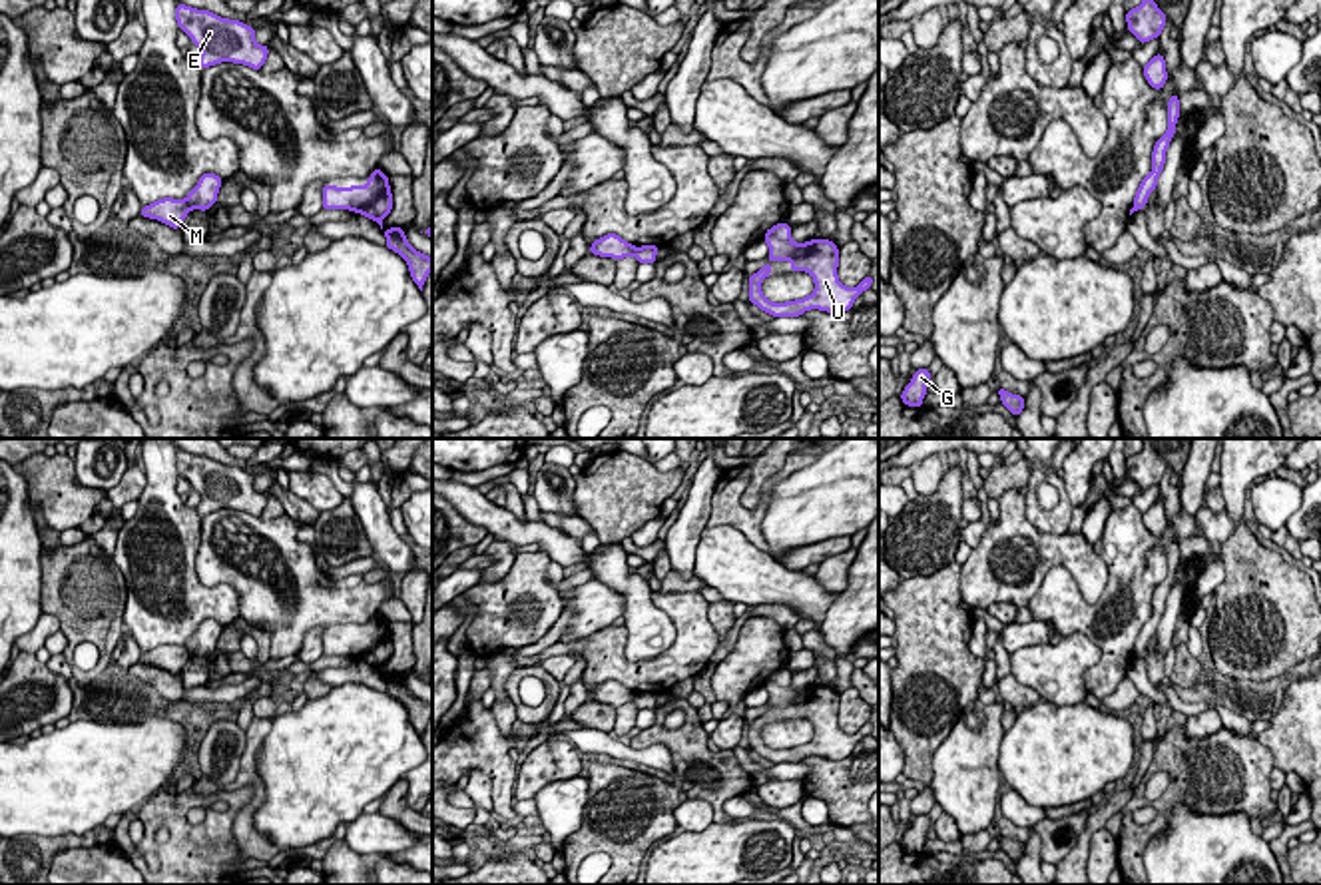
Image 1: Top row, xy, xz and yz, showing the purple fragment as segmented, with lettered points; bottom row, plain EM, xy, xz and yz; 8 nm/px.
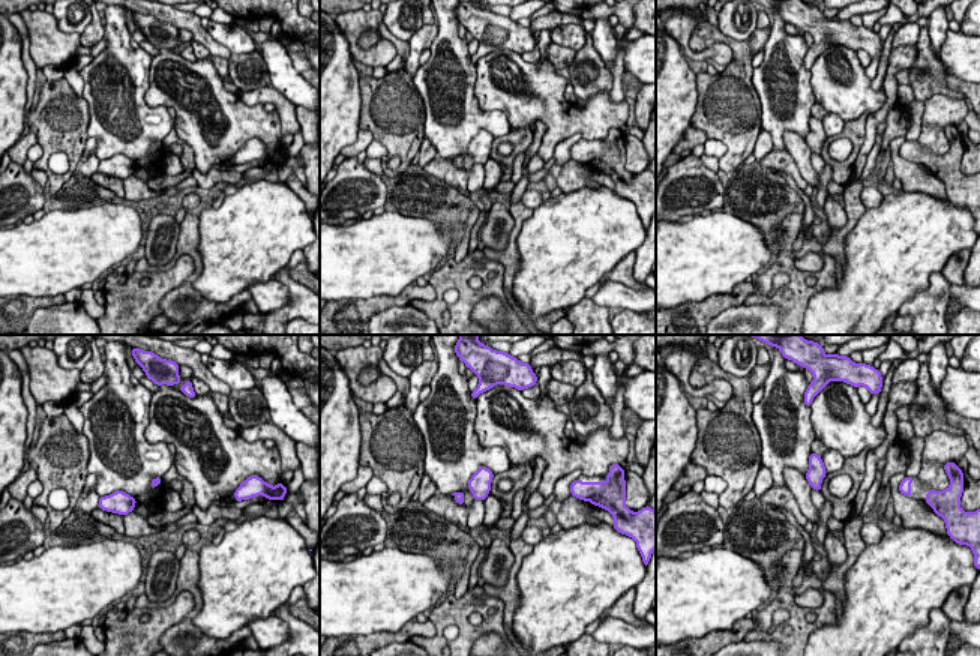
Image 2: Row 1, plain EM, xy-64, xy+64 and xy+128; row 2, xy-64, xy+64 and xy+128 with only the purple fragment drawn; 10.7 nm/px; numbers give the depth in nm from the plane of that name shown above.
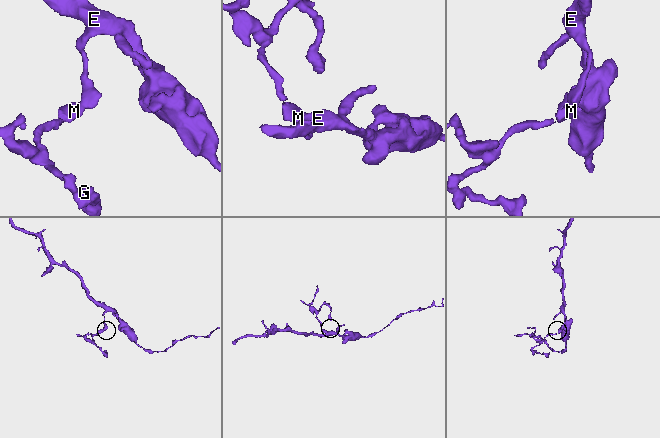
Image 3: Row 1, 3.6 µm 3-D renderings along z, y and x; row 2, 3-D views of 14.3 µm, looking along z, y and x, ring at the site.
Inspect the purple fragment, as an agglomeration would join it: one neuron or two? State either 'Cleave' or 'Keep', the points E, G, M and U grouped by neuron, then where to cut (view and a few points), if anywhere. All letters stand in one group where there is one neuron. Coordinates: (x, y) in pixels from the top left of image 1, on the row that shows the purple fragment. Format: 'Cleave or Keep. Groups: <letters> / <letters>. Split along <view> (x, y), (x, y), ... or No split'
Cleave. Groups: E U / G M. Split along xy (184, 200), (190, 210)

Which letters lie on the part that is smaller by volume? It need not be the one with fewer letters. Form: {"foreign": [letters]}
{"foreign": ["G", "M"]}

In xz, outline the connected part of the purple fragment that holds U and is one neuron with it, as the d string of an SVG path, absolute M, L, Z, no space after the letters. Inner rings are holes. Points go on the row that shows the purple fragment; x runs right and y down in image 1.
M781 221L765 231L763 239L769 247L769 263L763 265L749 279L749 303L761 311L777 317L799 317L805 311L819 309L833 315L845 313L855 299L871 289L873 277L867 275L857 287L845 287L839 281L839 247L829 239L811 239L797 243L791 239L791 225ZM773 261L789 261L791 271L807 271L813 277L815 289L811 295L795 301L773 303L763 291L761 283L771 275Z

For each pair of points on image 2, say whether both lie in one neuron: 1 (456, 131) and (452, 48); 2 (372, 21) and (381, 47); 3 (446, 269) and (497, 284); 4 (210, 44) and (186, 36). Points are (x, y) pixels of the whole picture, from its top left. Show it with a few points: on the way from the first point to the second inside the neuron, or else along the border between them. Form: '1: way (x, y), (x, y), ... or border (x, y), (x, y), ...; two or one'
1: way (453, 110), (452, 69); one
2: way (359, 29), (354, 33), (354, 45), (368, 53); one
3: way (458, 272), (479, 272), (485, 278); one
4: border (180, 29), (186, 29), (194, 39); two

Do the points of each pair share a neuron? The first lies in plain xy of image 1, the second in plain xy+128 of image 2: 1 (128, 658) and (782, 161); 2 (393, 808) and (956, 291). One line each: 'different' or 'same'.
1: different
2: different

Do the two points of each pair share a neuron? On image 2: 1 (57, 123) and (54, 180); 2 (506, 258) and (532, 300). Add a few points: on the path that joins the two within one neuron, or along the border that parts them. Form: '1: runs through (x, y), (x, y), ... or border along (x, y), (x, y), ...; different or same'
1: runs through (53, 137), (45, 155), (45, 167); same
2: border along (517, 237), (520, 269), (509, 296); different

